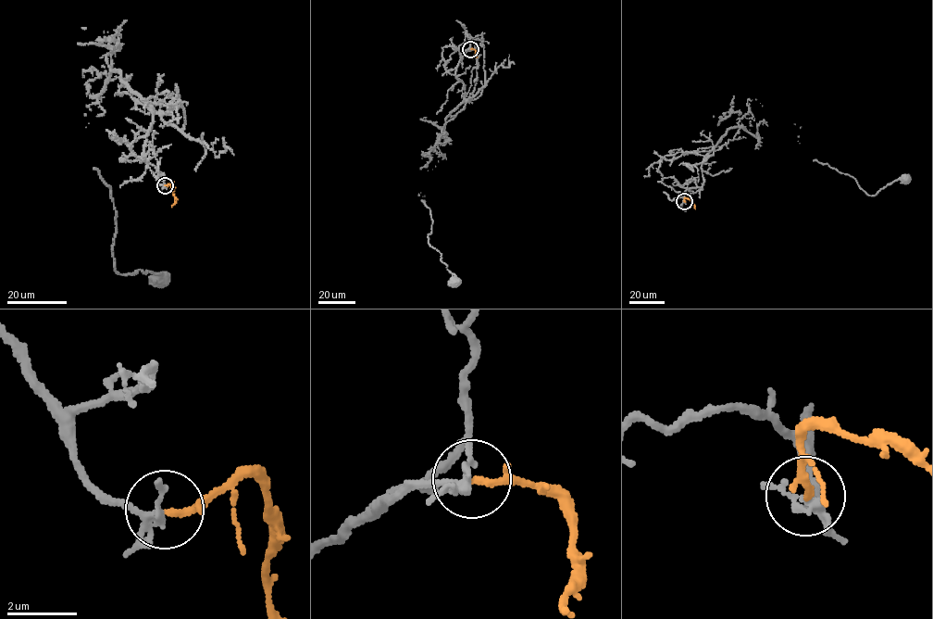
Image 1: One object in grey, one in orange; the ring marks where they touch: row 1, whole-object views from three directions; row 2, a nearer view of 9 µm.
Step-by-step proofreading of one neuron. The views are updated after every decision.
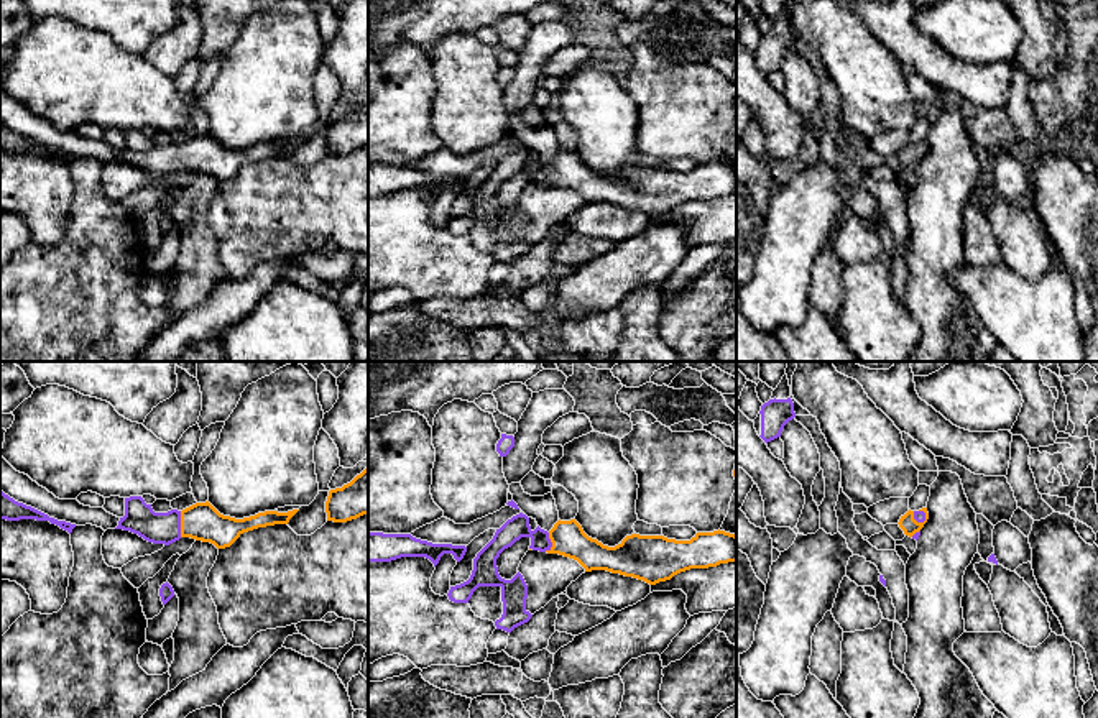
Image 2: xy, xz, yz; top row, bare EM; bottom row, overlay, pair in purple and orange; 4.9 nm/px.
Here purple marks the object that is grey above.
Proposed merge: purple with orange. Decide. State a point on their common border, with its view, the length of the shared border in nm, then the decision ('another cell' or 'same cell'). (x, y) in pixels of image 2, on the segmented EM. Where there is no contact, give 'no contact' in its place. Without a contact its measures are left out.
meets purple in xy at (179, 524); contact 130 nm long; same cell

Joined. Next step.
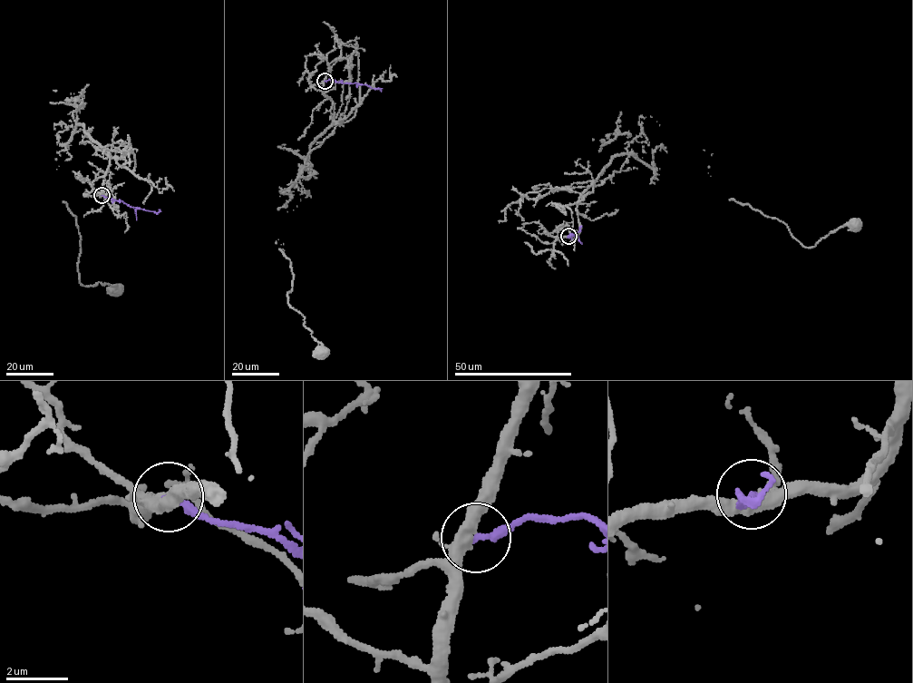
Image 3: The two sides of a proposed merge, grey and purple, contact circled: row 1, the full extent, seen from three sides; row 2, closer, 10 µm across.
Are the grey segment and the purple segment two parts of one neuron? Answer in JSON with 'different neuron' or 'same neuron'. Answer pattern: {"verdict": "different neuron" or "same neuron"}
{"verdict": "different neuron"}

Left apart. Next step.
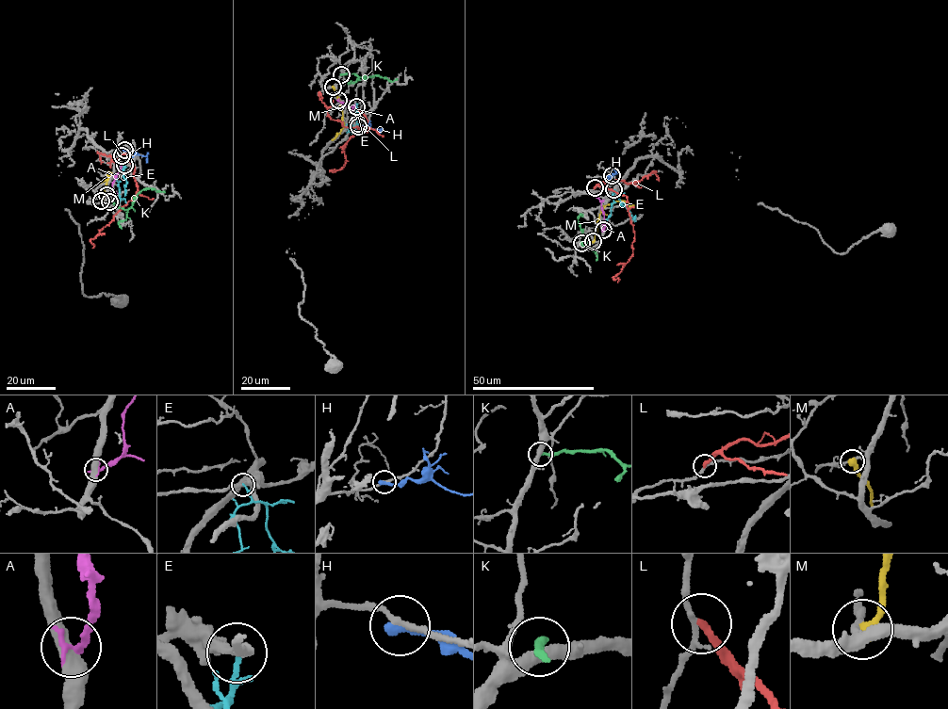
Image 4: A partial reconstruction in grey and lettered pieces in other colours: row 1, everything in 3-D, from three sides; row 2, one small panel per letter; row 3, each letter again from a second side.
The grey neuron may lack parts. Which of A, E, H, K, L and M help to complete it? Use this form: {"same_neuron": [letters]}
{"same_neuron": []}

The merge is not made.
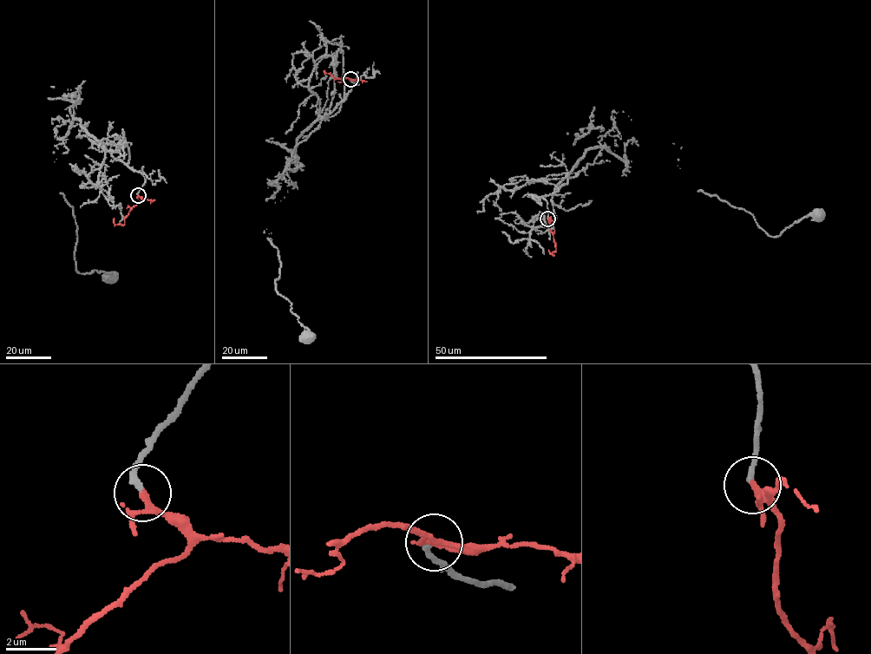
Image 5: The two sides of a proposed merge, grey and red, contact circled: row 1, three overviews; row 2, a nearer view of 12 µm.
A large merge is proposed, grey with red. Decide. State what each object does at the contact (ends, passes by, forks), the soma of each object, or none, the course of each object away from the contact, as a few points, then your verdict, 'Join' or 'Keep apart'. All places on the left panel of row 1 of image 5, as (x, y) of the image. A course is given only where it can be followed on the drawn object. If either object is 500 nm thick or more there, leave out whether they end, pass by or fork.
At the ring grey ends. At the ring red passes by. Soma of grey: (110, 277). Soma of red: none. Course of grey: (138, 195), (142, 173), (80, 120), (56, 138), (62, 121), (53, 119), (75, 269), (109, 277). Course of red: (138, 195), (142, 199), (133, 206), (123, 225), (115, 224), (114, 218). Join

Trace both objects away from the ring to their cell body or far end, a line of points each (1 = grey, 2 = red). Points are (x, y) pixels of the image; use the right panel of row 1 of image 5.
1: (547, 219), (542, 198), (584, 153), (603, 147), (628, 162), (628, 140), (770, 236), (817, 216)
2: (547, 219), (555, 245), (552, 254), (548, 250)

